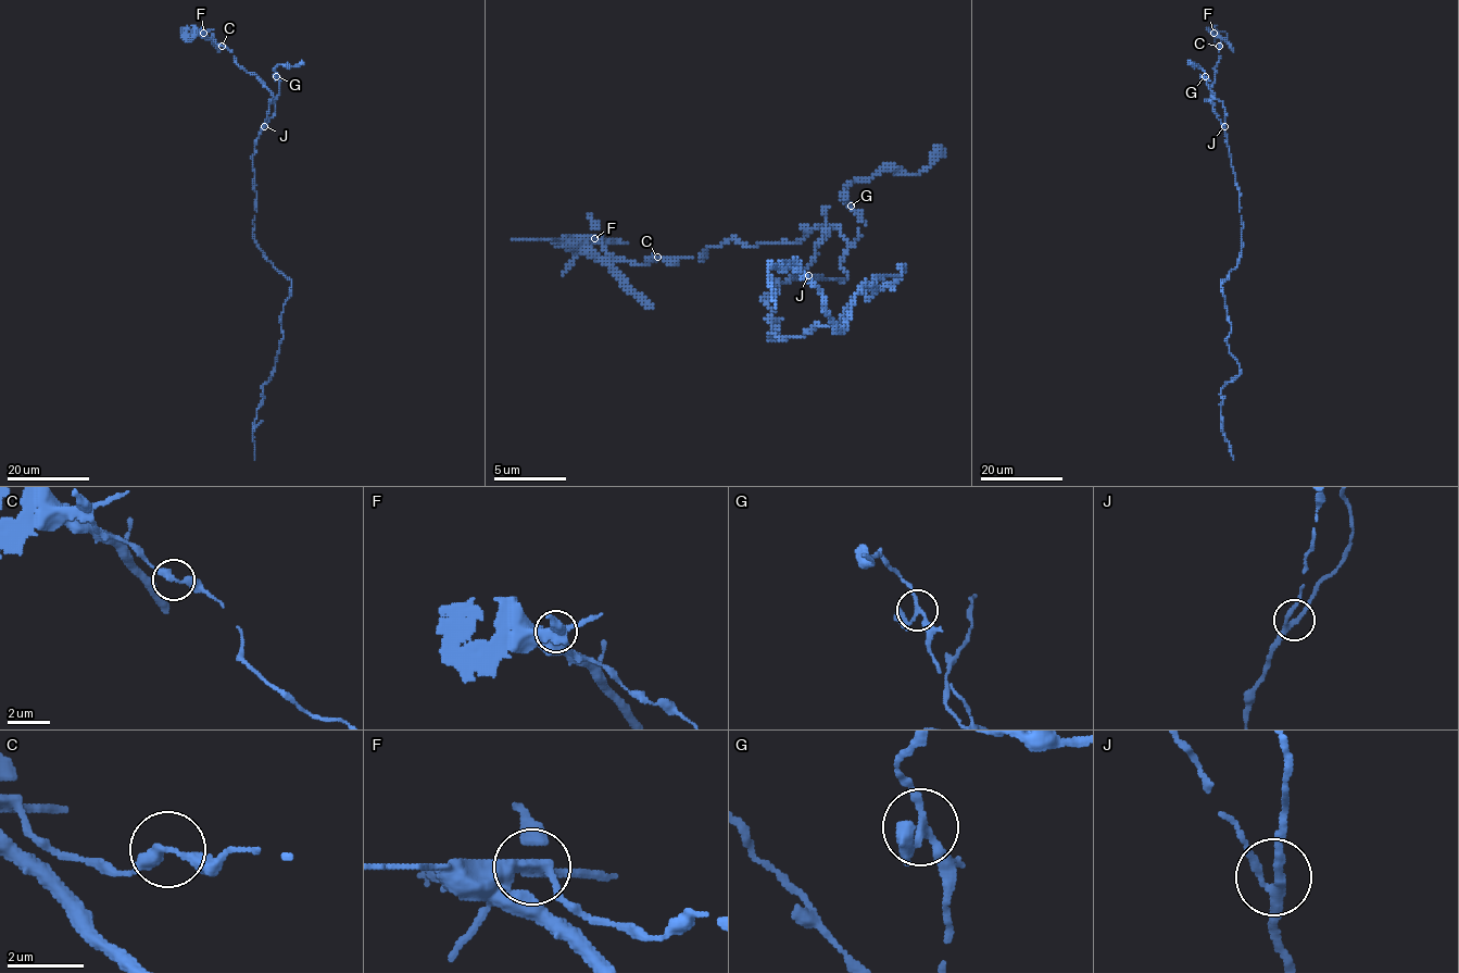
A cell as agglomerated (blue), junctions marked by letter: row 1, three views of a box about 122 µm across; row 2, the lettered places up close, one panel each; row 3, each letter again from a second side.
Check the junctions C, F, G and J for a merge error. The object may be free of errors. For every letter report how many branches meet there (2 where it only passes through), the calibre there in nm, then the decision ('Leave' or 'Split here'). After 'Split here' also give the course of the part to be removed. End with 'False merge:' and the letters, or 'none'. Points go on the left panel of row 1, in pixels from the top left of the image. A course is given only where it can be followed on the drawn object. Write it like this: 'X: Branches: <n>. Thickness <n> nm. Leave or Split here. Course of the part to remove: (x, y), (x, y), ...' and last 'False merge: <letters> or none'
C: Branches: 2. Thickness 300 nm. Leave
F: Branches: 4. Thickness 400 nm. Split here. Course of the part to remove: (204, 32), (202, 34), (221, 52)
G: Branches: 3. Thickness 170 nm. Leave
J: Branches: 3. Thickness 220 nm. Leave
False merge: F

